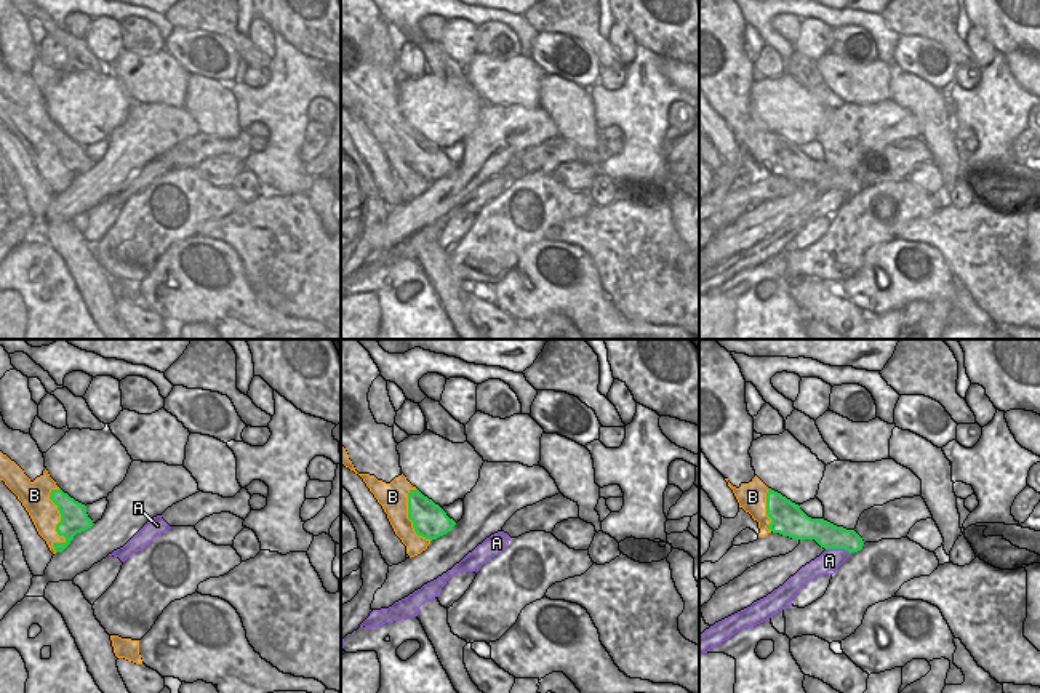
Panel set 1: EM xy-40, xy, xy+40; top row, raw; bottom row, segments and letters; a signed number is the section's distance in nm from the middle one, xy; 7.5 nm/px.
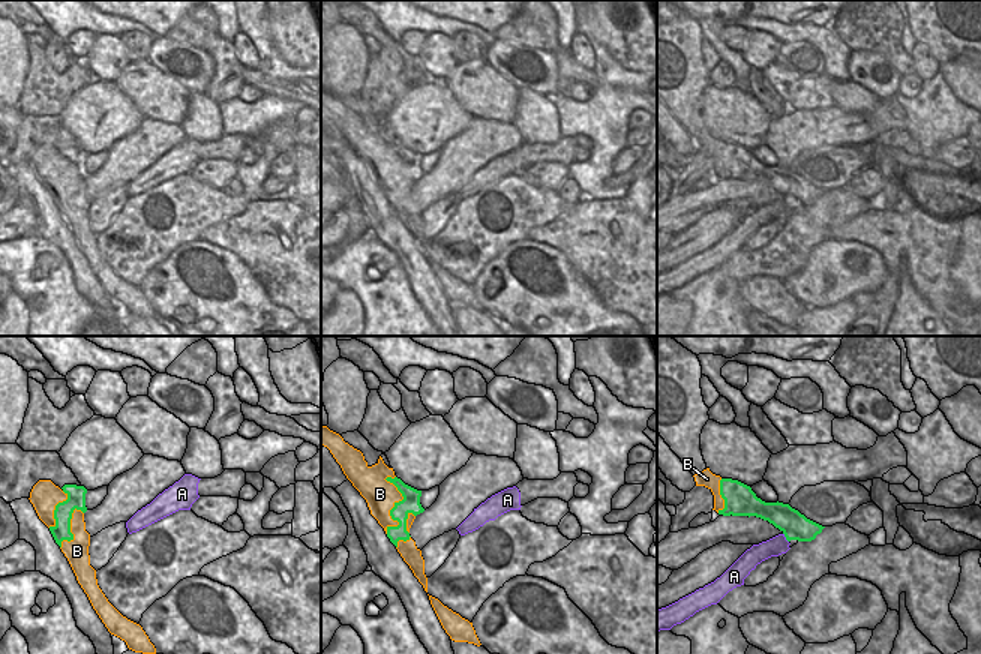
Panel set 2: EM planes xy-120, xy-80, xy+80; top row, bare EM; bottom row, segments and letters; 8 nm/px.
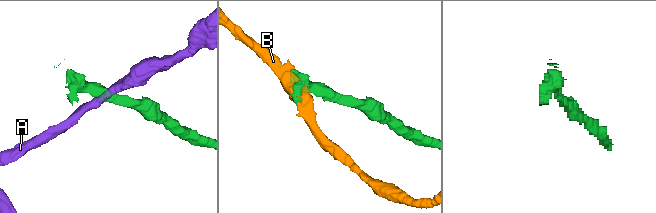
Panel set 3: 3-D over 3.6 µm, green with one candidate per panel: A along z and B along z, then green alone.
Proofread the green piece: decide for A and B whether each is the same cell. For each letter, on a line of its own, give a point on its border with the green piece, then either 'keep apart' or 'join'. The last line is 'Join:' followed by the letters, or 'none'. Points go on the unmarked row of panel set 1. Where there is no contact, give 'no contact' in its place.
A: contact xy+40 (839, 189); keep apart
B: contact xy-40 (58, 165); keep apart
Join: none

